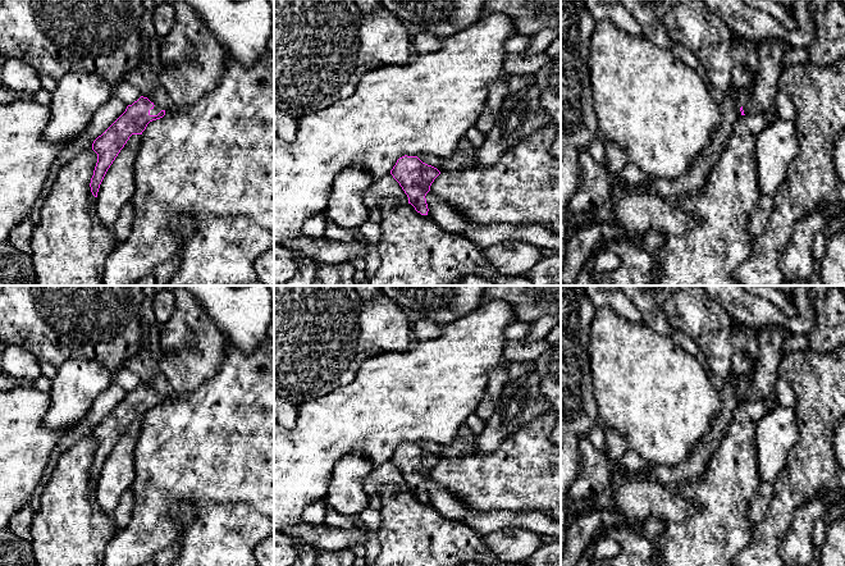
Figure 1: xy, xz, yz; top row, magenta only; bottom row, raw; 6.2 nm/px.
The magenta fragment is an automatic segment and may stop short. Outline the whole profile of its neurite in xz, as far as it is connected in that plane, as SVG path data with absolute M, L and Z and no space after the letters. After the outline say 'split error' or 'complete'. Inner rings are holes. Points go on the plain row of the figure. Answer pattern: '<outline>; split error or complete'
M405 442L397 447L390 461L407 481L408 490L421 502L428 502L429 496L425 483L440 458L422 449L417 443Z; complete

